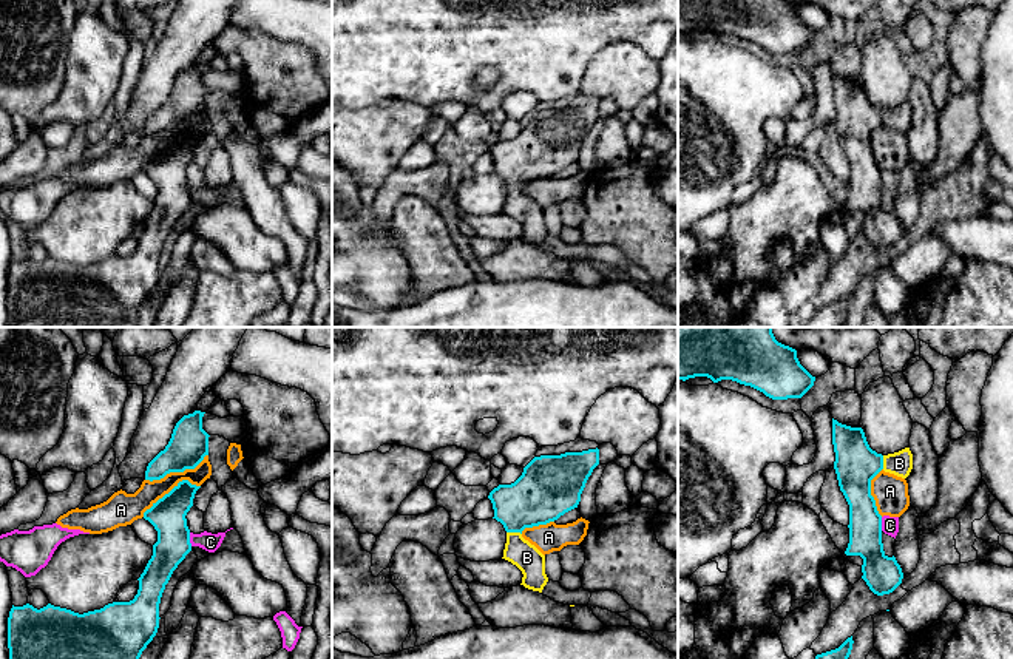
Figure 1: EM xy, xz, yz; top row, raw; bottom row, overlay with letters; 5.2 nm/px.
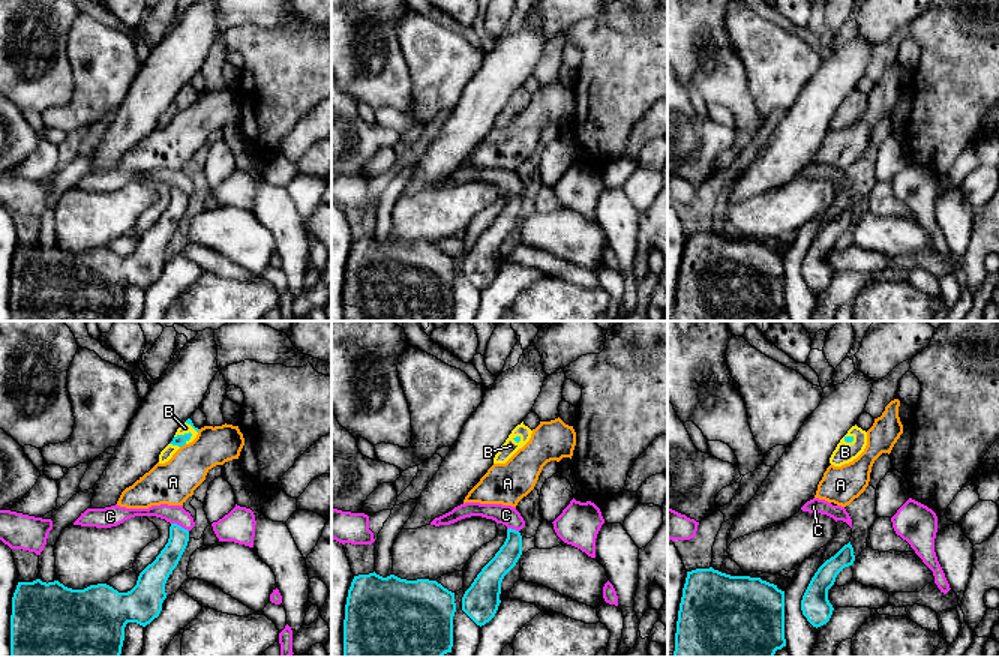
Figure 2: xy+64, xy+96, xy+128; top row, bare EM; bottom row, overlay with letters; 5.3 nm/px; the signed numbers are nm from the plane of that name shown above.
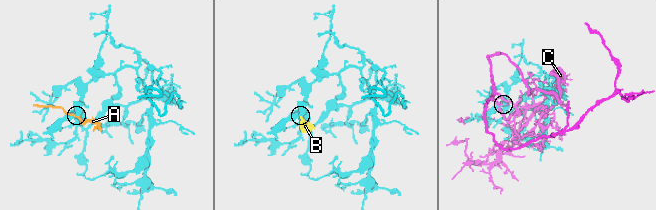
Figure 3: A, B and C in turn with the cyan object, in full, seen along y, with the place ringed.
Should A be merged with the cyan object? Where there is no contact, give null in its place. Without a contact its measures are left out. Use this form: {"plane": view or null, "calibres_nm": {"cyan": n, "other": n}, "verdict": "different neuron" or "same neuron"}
{"plane": "xy", "calibres_nm": {"cyan": 200, "other": 120}, "verdict": "different neuron"}

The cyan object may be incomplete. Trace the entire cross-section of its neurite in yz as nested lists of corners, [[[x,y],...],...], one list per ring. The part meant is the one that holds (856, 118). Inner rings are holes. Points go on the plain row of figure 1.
[[[832,73],[832,99],[835,106],[834,123],[840,145],[849,159],[849,198],[846,210],[860,210],[863,213],[862,233],[869,244],[877,248],[893,247],[903,233],[903,227],[896,211],[888,211],[882,198],[882,170],[877,165],[876,154],[871,150],[871,134],[883,123],[885,127],[906,133],[913,123],[913,108],[910,102],[899,106],[882,110],[872,105],[866,96],[862,82],[851,82]]]

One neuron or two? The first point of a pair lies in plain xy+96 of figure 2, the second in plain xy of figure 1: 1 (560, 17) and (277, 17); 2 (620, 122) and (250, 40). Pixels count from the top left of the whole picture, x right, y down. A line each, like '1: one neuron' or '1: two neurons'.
1: one neuron
2: one neuron

